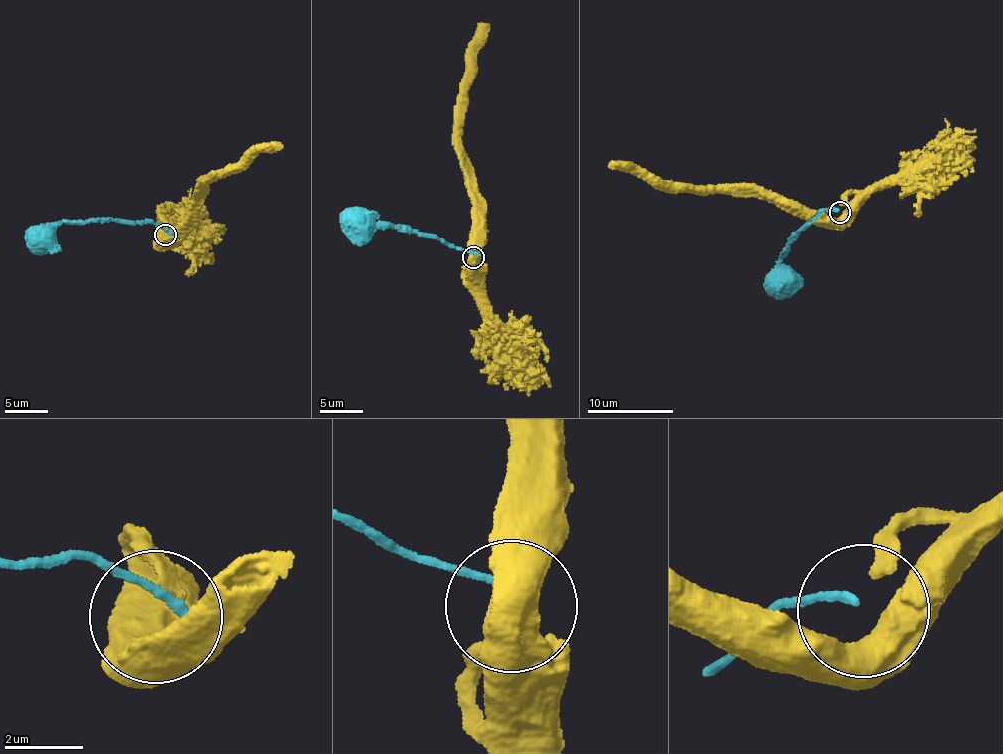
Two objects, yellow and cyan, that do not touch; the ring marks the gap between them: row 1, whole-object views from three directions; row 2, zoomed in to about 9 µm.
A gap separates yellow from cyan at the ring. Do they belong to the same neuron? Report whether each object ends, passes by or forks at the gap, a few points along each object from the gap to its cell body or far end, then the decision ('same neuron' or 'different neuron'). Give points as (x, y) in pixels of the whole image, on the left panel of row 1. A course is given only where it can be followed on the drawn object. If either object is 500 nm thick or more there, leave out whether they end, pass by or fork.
yellow runs (164, 238), (165, 241), (182, 226), (195, 193), (220, 169), (256, 147), (276, 144), (282, 147); cyan runs (168, 234), (155, 223), (98, 218), (83, 223), (59, 221), (39, 240); different neuron

